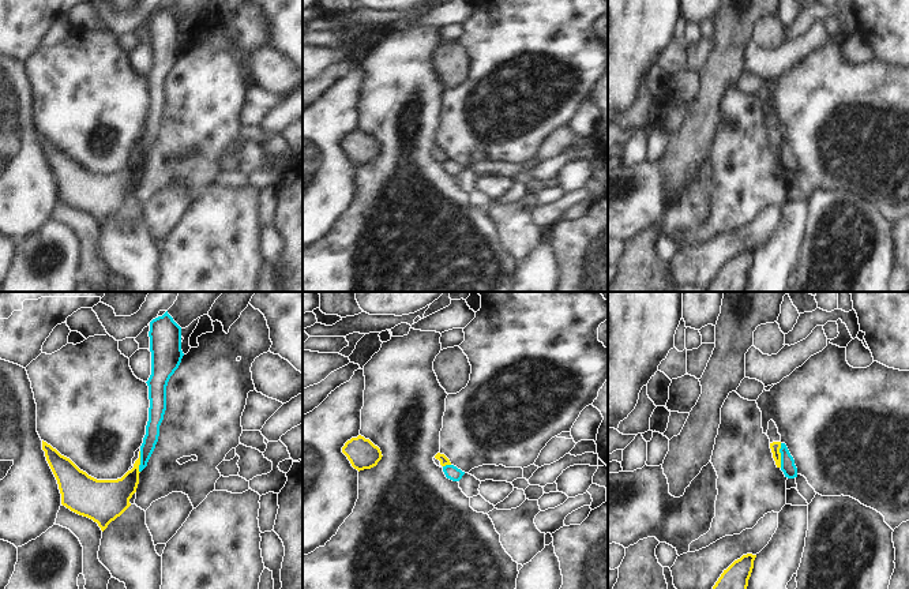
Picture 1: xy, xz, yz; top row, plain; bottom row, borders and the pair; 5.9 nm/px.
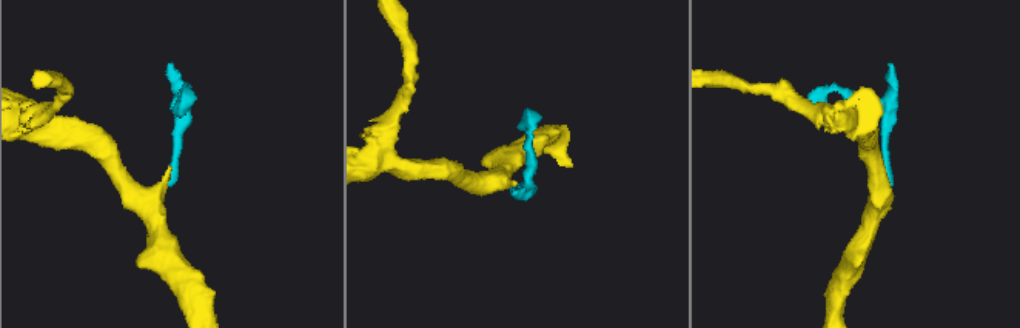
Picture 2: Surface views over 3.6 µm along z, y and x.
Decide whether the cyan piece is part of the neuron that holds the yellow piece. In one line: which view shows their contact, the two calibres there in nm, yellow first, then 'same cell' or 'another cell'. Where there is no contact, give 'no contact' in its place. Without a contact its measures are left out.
yz | 60/90 nm | another cell

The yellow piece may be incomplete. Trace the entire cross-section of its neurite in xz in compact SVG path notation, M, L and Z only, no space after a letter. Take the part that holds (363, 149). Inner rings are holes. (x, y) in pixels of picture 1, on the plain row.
M361 130L348 135L342 147L358 166L376 161L383 151L380 143Z

